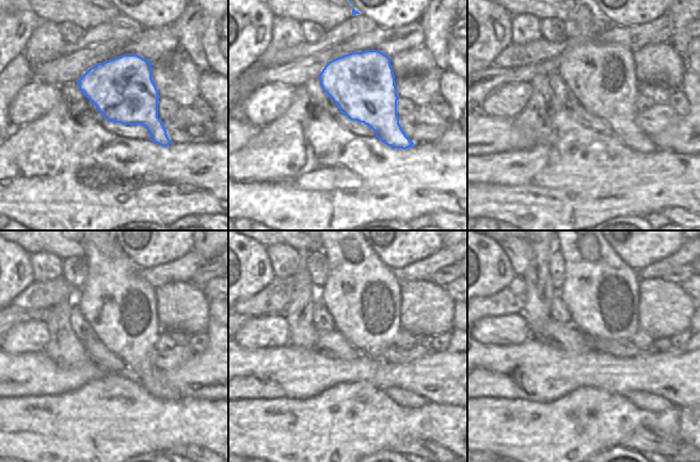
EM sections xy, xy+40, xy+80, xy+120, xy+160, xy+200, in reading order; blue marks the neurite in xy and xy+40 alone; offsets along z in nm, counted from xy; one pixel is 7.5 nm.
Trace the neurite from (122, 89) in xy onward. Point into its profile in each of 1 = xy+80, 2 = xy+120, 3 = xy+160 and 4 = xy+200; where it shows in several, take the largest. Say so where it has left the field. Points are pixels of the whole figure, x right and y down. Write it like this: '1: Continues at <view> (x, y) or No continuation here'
1: Continues at xy+80 (601, 76)
2: Continues at xy+120 (118, 304)
3: Continues at xy+160 (362, 295)
4: Continues at xy+200 (600, 290).

